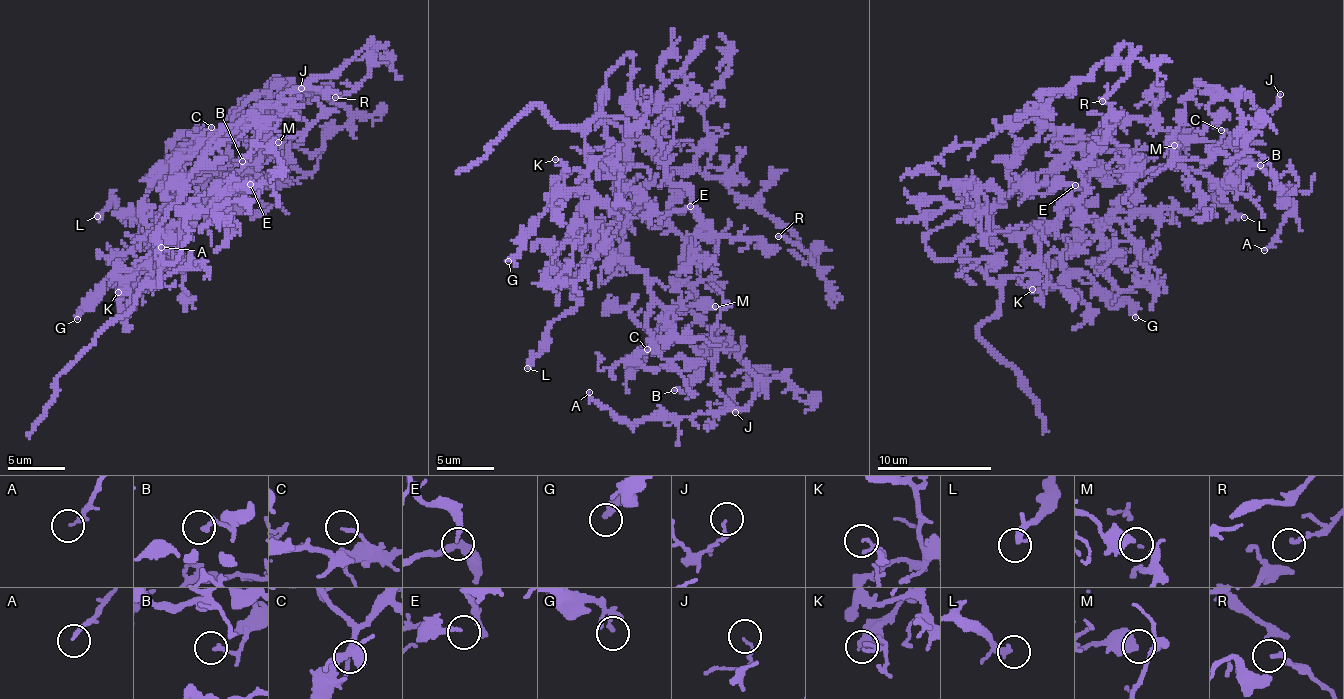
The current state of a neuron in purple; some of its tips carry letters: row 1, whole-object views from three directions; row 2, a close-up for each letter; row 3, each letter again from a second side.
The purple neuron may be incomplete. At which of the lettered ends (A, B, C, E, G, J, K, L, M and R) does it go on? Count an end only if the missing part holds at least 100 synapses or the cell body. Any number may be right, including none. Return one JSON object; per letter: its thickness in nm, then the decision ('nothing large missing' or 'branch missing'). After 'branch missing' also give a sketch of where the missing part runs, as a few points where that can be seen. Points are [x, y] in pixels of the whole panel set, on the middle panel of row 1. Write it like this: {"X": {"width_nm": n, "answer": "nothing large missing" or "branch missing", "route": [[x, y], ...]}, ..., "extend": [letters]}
{"A": {"width_nm": 180, "answer": "nothing large missing"}, "B": {"width_nm": 180, "answer": "nothing large missing"}, "C": {"width_nm": 130, "answer": "nothing large missing"}, "E": {"width_nm": 130, "answer": "nothing large missing"}, "G": {"width_nm": 180, "answer": "nothing large missing"}, "J": {"width_nm": 90, "answer": "nothing large missing"}, "K": {"width_nm": 90, "answer": "nothing large missing"}, "L": {"width_nm": 220, "answer": "nothing large missing"}, "M": {"width_nm": 320, "answer": "nothing large missing"}, "R": {"width_nm": 110, "answer": "nothing large missing"}, "extend": []}

